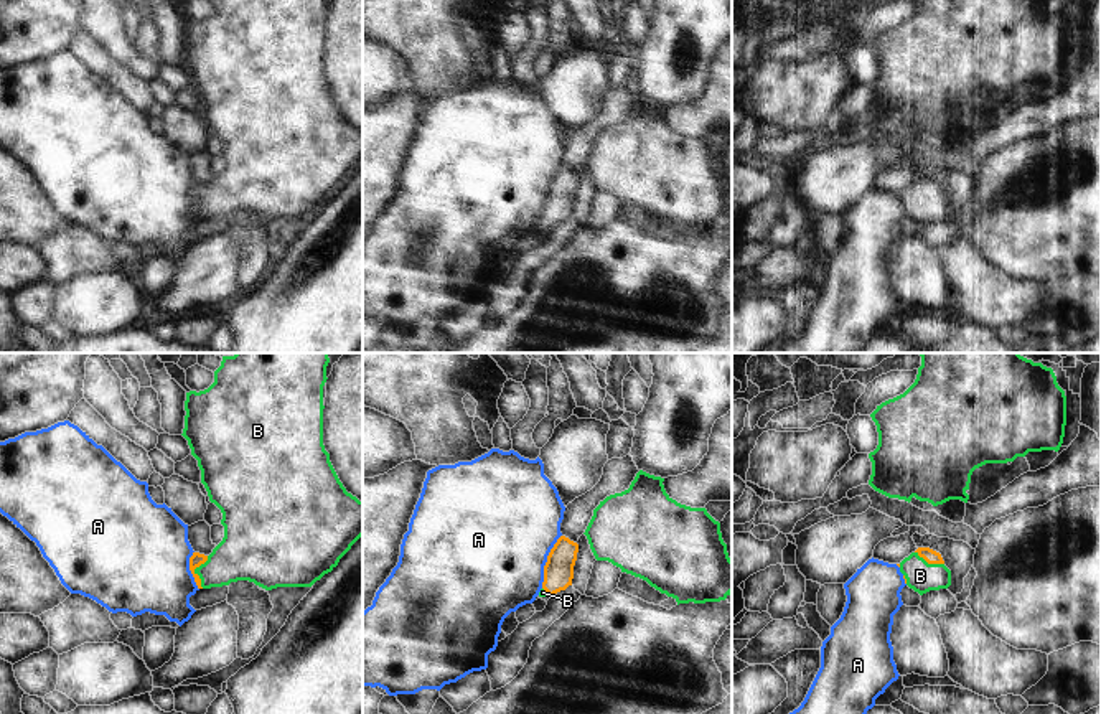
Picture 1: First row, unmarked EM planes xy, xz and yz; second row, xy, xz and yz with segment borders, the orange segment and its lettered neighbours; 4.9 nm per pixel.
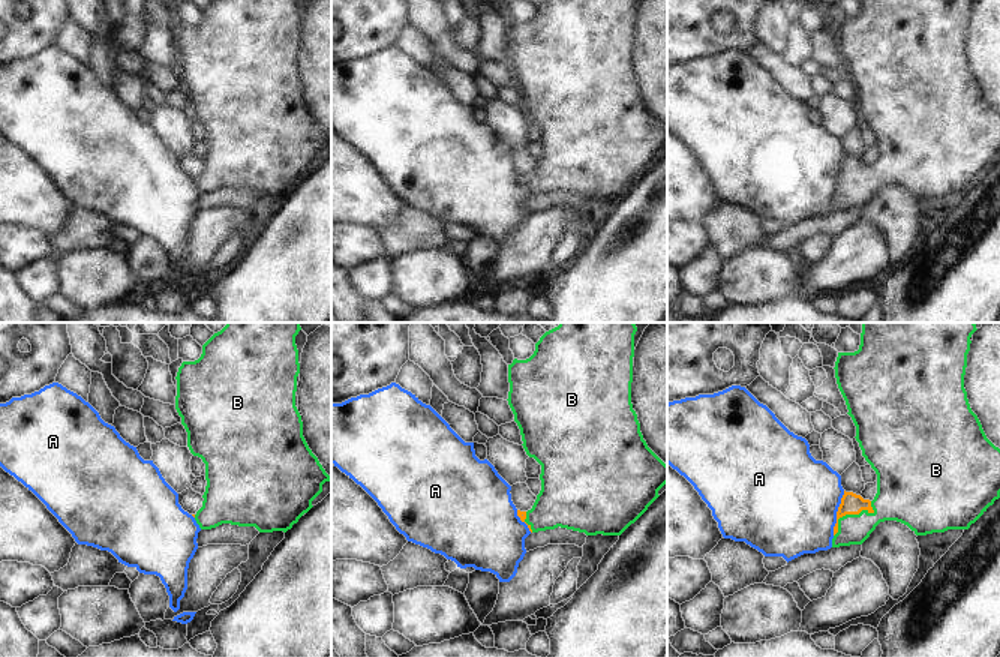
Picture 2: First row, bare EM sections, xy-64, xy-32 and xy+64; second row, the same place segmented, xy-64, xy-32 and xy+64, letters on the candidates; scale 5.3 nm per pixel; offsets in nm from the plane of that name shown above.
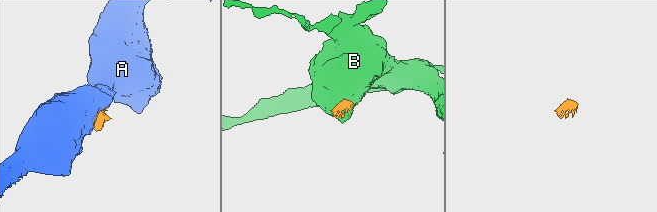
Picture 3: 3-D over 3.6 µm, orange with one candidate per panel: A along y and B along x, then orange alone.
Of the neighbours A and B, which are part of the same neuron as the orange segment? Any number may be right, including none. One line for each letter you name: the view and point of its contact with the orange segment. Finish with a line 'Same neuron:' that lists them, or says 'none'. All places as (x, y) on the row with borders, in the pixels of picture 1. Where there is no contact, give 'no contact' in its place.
B: xy (193, 571)
Same neuron: B

